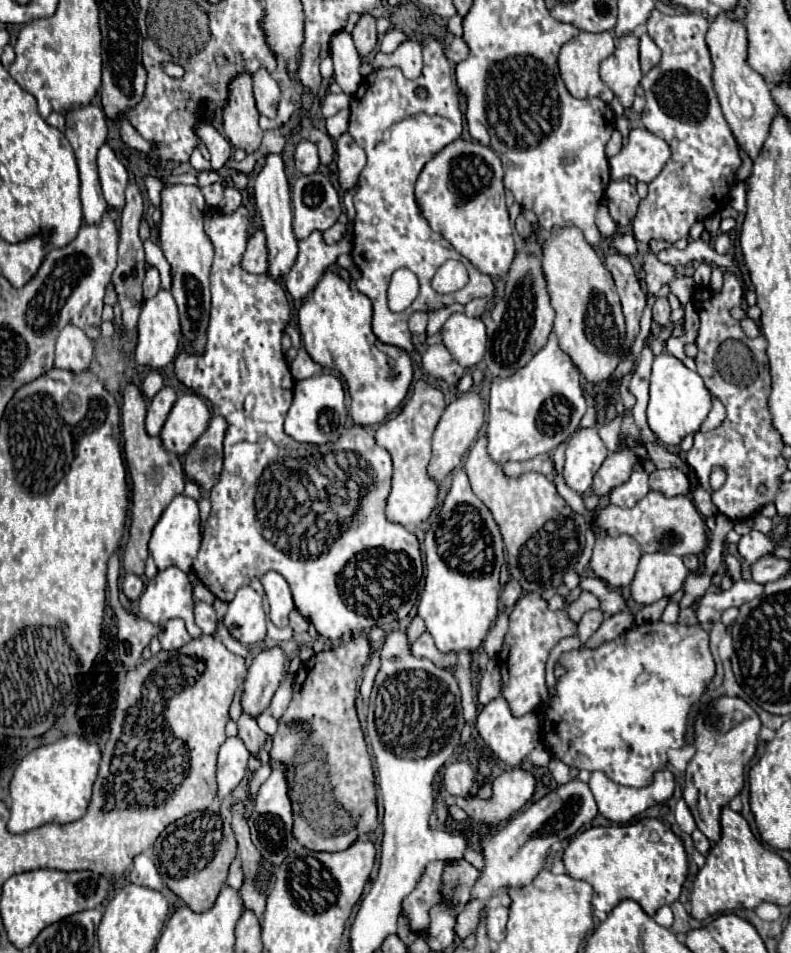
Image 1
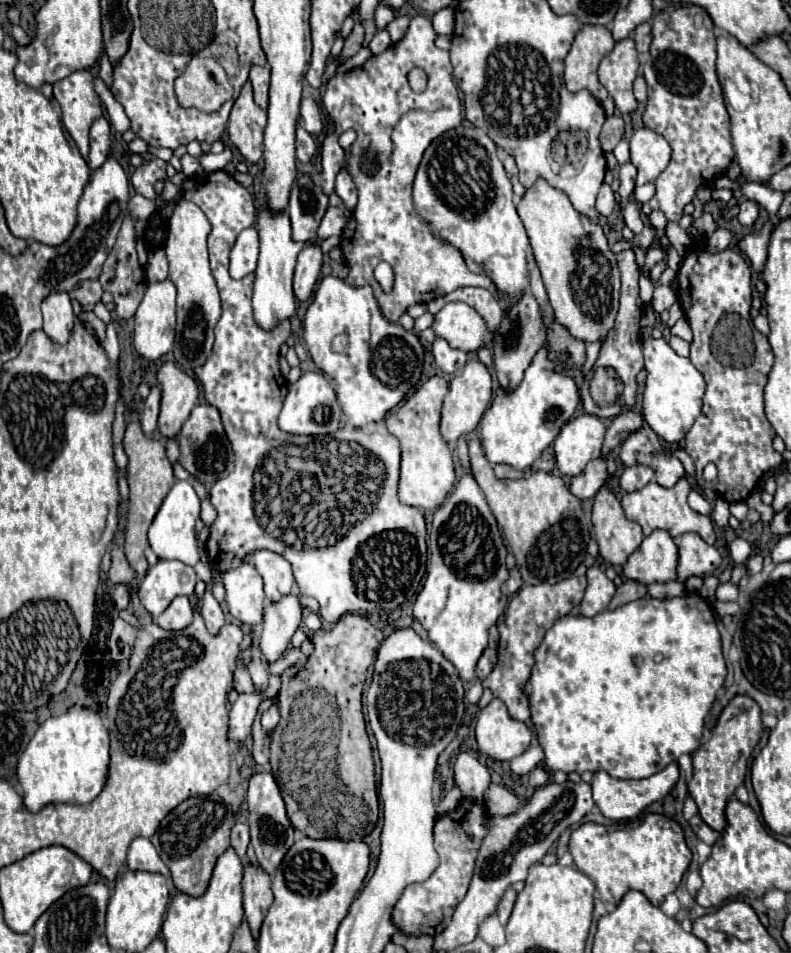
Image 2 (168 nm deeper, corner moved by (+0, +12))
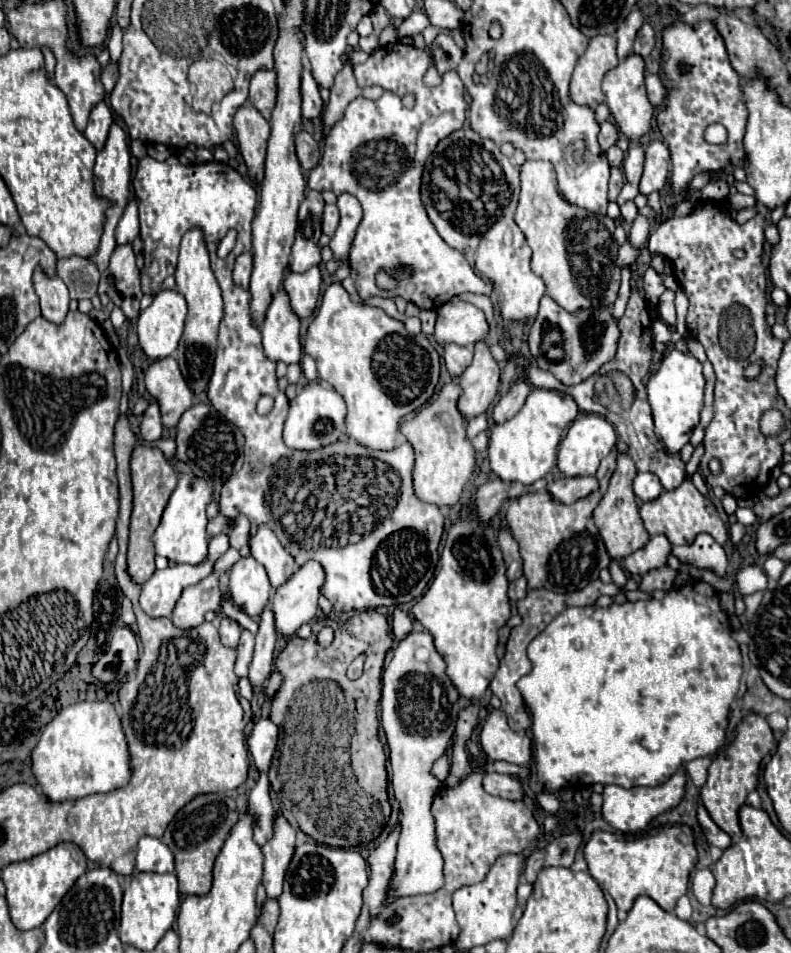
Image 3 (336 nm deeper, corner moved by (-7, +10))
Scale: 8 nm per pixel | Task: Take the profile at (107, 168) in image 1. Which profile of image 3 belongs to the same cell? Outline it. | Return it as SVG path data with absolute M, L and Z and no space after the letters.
M99 101L91 109L83 135L99 149L99 147L103 147L103 139L107 139L107 131L111 127L111 123L113 123L113 111L109 109L109 105L105 101Z

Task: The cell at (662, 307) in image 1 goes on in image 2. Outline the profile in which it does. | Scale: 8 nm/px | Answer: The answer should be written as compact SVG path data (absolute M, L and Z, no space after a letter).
M656 285L654 297L652 297L652 307L654 307L656 313L662 313L662 311L670 309L676 301L678 301L678 293L676 293L672 287Z

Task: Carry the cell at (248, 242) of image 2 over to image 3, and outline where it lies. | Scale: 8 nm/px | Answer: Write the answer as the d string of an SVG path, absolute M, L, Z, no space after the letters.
M251 253L239 255L237 261L235 261L235 267L233 267L233 283L239 285L241 289L247 289L251 271L253 271L253 257L251 257Z

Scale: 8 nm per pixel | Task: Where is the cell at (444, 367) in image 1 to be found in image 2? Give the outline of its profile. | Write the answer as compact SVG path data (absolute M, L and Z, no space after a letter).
M436 337L432 343L432 355L436 365L444 371L444 373L456 373L458 369L462 369L466 365L468 355L460 349L452 349L444 339Z

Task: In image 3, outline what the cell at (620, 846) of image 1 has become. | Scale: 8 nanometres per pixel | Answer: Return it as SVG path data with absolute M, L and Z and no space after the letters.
M667 825L663 827L657 835L647 835L647 837L629 837L629 839L619 839L615 833L607 831L595 831L585 845L585 859L589 865L589 873L597 879L599 887L609 891L613 901L617 903L619 911L629 911L633 907L633 901L639 895L647 895L659 903L665 911L673 911L675 903L681 895L687 893L689 885L689 873L697 863L697 851L693 845L693 835L691 829L685 825Z

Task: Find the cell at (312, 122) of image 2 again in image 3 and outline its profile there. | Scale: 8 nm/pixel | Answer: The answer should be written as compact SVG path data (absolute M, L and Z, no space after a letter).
M305 61L305 65L303 65L303 75L301 75L301 111L303 111L303 117L305 117L305 119L315 119L315 117L319 117L319 115L323 113L323 101L321 101L321 97L319 97L319 85L317 85L317 81L313 79L311 67L307 65L307 61Z

